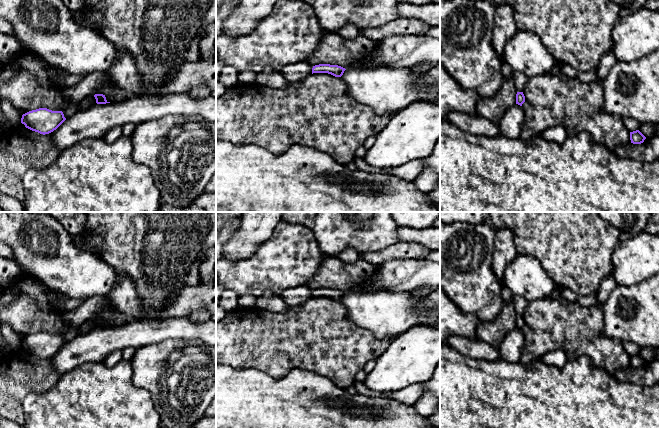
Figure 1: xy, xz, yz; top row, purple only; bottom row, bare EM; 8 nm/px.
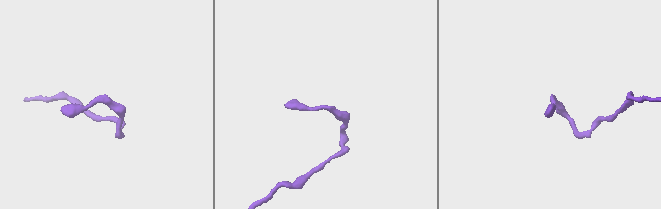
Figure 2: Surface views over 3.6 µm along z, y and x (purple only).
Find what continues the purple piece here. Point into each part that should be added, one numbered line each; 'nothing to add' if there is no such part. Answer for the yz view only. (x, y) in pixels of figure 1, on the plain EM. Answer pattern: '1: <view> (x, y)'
nothing to add

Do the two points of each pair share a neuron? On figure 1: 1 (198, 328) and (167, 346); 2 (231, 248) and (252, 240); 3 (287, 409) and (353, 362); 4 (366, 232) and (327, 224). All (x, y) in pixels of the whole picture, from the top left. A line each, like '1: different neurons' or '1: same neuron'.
1: different neurons
2: same neuron
3: different neurons
4: same neuron

